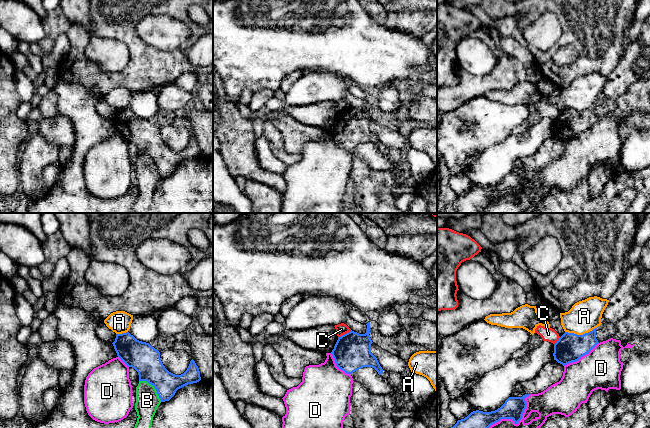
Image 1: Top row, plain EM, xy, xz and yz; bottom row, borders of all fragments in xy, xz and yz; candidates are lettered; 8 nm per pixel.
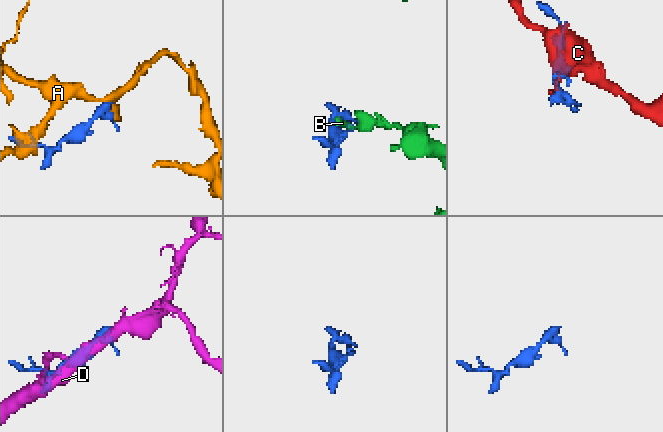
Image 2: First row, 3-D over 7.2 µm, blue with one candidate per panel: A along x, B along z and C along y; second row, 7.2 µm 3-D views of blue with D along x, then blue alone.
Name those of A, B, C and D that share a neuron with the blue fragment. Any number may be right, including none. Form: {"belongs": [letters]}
{"belongs": []}

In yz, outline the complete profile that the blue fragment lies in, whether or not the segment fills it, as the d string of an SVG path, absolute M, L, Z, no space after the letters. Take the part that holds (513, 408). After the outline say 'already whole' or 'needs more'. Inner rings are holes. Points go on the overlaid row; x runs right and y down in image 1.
M525 394L522 397L509 397L505 403L495 411L473 411L464 419L458 420L451 428L489 428L501 419L512 419L515 424L518 424L527 406L525 398L529 395L530 394Z; already whole

